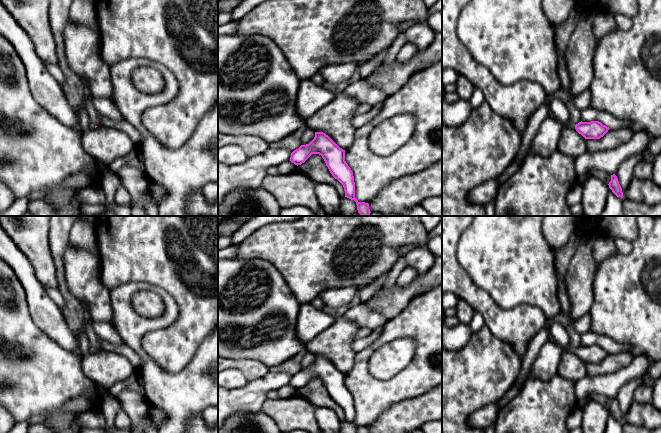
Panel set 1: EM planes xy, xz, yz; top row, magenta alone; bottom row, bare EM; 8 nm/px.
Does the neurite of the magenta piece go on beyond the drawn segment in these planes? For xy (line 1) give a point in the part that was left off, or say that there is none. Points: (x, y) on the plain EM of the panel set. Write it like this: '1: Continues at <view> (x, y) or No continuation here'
1: No continuation here

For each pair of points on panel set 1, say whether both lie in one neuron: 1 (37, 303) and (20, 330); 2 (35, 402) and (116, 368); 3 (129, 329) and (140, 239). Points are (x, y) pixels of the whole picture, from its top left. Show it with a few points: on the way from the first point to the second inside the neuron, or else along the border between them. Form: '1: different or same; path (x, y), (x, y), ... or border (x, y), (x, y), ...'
1: different; border (24, 292), (32, 321), (45, 333)
2: different; border (80, 359), (82, 371), (95, 382)
3: different; border (158, 286), (143, 281), (128, 281), (113, 289)

